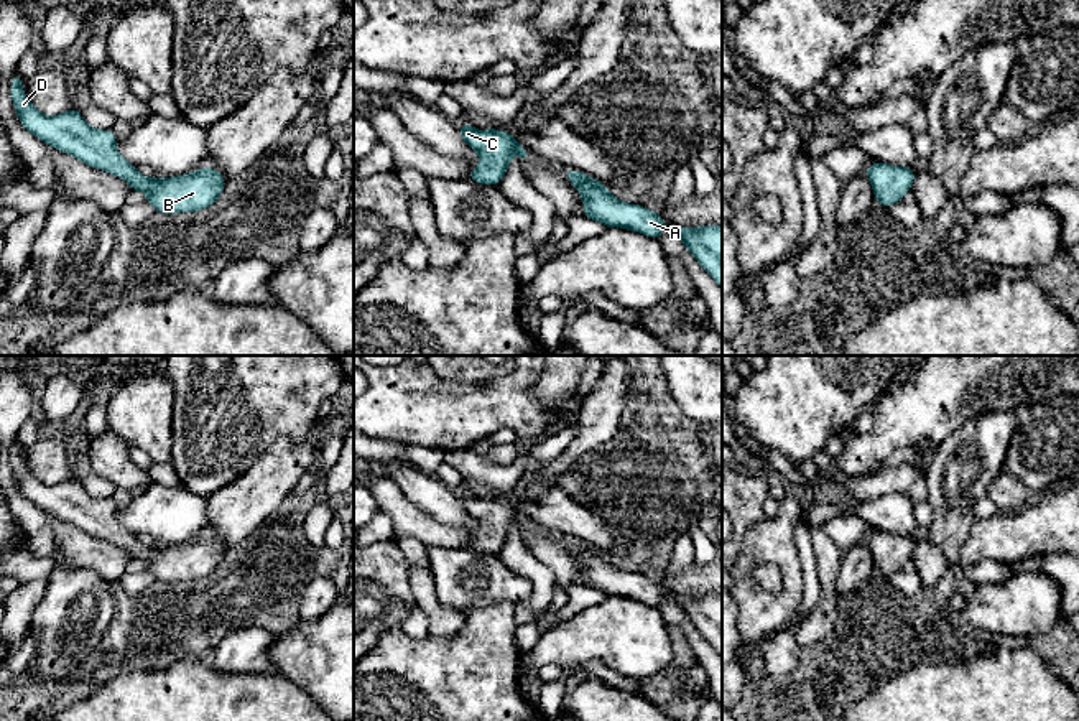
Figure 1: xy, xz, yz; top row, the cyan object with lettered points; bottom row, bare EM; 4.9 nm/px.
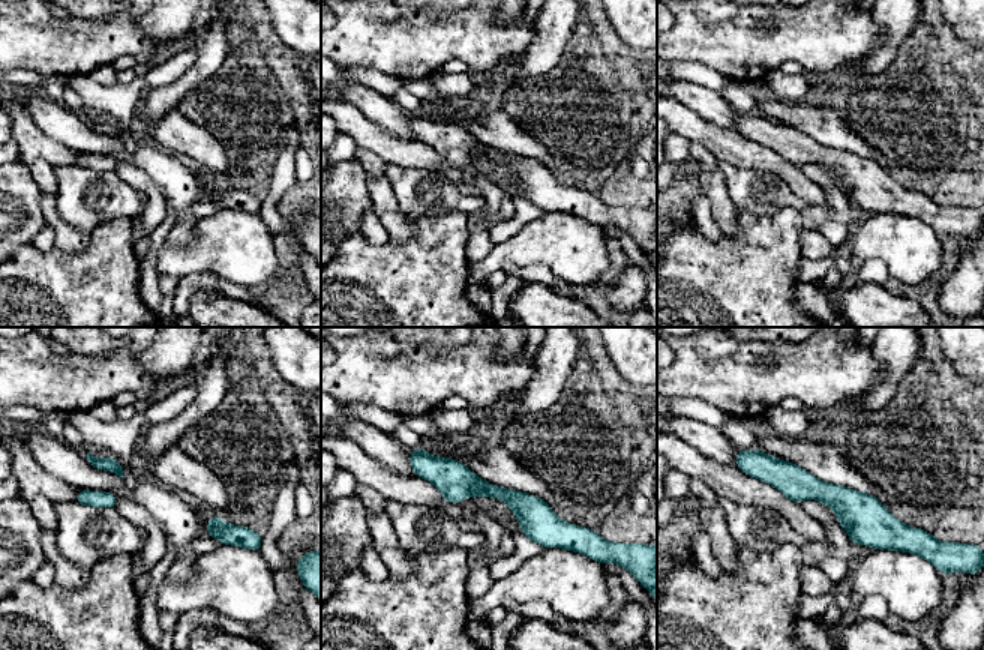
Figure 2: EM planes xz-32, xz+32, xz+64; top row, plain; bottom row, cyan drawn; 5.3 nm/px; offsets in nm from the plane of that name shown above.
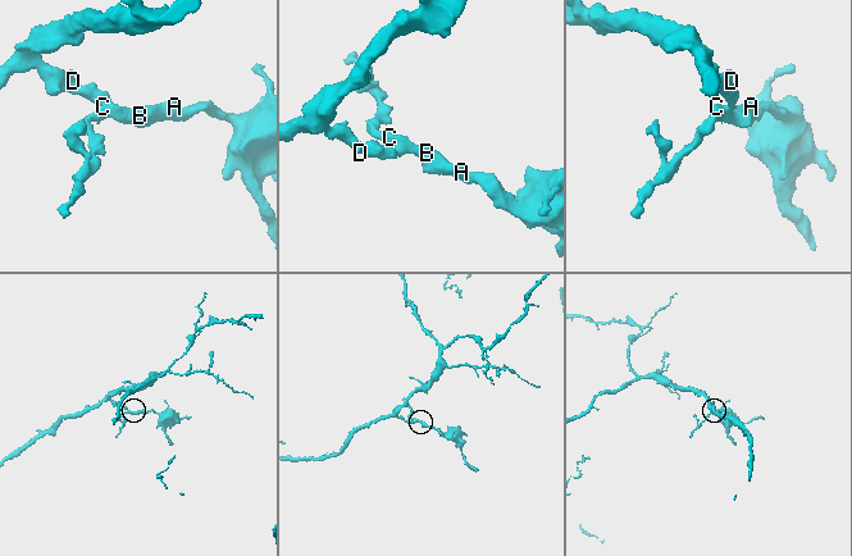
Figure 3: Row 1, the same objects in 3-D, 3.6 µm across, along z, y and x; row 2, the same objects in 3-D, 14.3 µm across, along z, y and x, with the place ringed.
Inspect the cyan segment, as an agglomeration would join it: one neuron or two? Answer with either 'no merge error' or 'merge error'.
no merge error

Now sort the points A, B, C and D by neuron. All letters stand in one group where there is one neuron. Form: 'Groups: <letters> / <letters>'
Groups: A B C D

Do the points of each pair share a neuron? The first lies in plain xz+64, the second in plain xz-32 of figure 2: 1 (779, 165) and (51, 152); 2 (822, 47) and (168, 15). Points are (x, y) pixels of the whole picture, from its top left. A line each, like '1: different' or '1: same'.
1: same
2: different

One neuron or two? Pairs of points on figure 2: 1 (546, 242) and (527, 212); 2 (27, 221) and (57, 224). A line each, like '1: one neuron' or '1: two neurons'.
1: two neurons
2: two neurons

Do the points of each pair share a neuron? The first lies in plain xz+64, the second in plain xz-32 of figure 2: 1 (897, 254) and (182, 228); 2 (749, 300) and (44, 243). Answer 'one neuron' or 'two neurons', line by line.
1: two neurons
2: two neurons

